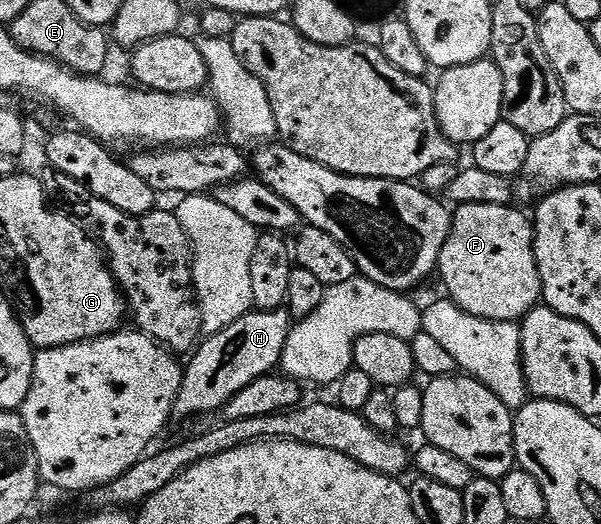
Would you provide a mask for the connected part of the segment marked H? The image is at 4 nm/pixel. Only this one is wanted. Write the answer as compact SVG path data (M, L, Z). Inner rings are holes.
M286 308L264 309L246 313L229 327L212 332L208 336L211 338L207 342L204 340L190 354L191 362L186 362L181 391L175 400L174 416L178 418L199 417L202 413L218 414L223 404L237 395L237 391L278 370L292 324L293 318Z

